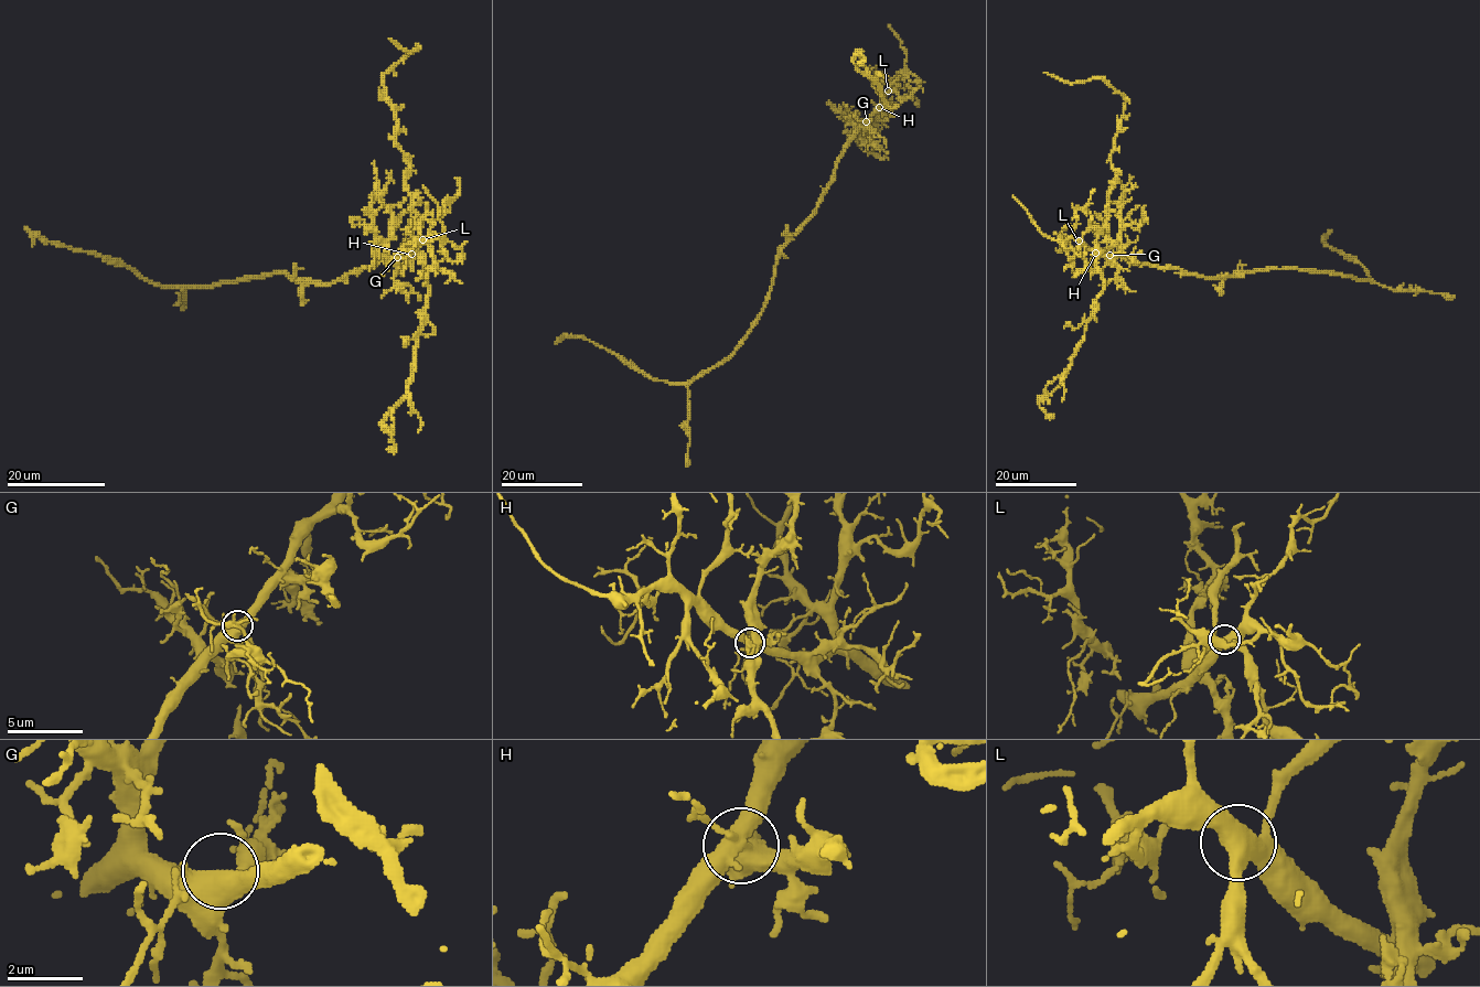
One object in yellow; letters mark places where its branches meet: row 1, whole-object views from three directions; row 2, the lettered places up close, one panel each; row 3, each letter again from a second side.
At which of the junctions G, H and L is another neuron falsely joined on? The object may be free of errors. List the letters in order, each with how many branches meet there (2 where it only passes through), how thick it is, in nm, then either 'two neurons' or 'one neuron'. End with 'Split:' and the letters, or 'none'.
G: branches 4; calibre 440 nm; one neuron
H: branches 4; calibre 440 nm; two neurons
L: branches 4; calibre 440 nm; one neuron
Split: H

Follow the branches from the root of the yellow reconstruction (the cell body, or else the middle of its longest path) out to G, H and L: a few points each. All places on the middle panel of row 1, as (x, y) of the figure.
G: (819, 199), (844, 146), (866, 121)
H: (819, 199), (844, 146), (878, 107)
L: (819, 199), (844, 146), (888, 90)

